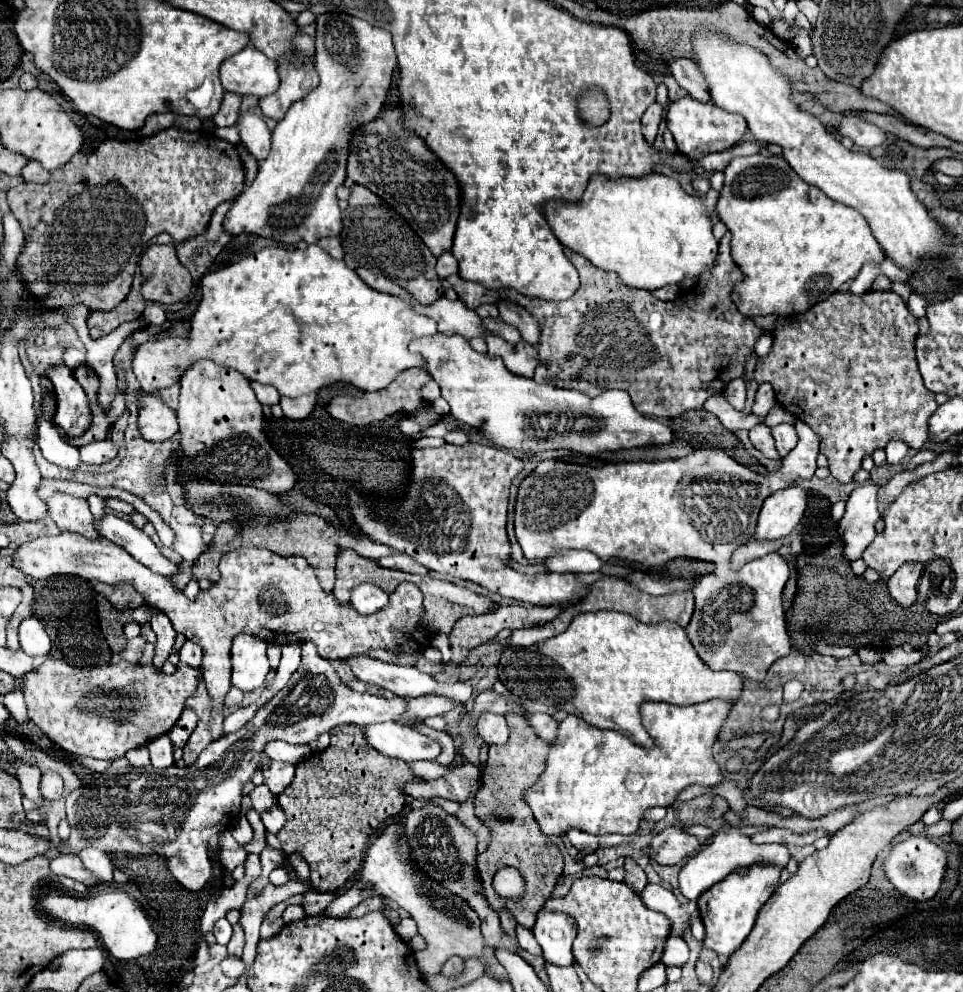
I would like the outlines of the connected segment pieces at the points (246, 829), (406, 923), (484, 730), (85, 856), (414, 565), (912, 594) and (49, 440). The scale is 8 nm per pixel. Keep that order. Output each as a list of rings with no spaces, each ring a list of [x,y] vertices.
[[[245,816],[237,818],[237,822],[231,828],[231,834],[237,840],[237,844],[241,844],[241,846],[245,846],[245,844],[249,844],[253,840],[253,828],[251,828],[251,824],[249,824],[249,820]]]
[[[403,918],[399,924],[397,924],[397,934],[401,936],[401,938],[407,938],[407,940],[411,940],[415,934],[417,934],[417,924],[415,924],[415,920],[411,920],[411,918]]]
[[[483,712],[477,720],[477,728],[479,728],[479,736],[487,744],[505,744],[509,738],[509,728],[505,718],[493,712]]]
[[[85,848],[77,856],[85,864],[85,868],[91,870],[93,874],[97,874],[103,882],[113,880],[113,864],[111,864],[111,860],[109,860],[109,856],[105,852],[101,852],[97,848]]]
[[[391,554],[391,556],[385,556],[385,558],[379,560],[379,564],[381,564],[383,568],[403,570],[403,572],[411,572],[411,574],[427,574],[427,572],[429,572],[423,564],[415,562],[415,560],[413,560],[411,556],[407,556],[407,554]]]
[[[907,562],[889,578],[887,588],[897,604],[911,606],[917,600],[917,586],[923,570],[925,570],[923,564]]]
[[[39,420],[39,432],[37,432],[37,444],[41,448],[41,454],[45,460],[49,460],[51,464],[63,466],[71,472],[81,468],[81,460],[79,460],[79,450],[75,446],[69,446],[59,432],[55,430],[55,426],[51,422]]]

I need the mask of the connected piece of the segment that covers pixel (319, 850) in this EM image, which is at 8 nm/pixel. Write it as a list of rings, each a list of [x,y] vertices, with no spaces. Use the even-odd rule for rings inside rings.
[[[335,726],[329,748],[299,762],[291,786],[277,796],[277,804],[287,816],[287,824],[277,834],[282,851],[299,852],[307,860],[313,890],[339,890],[361,868],[371,836],[377,834],[387,818],[403,810],[407,798],[403,784],[419,780],[407,762],[375,752],[363,740],[363,726]]]

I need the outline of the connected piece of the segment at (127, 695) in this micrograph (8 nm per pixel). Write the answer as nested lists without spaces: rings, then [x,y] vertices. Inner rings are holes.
[[[49,658],[39,670],[25,676],[23,694],[29,710],[29,718],[63,750],[75,756],[91,756],[101,760],[117,760],[125,756],[127,750],[149,744],[153,738],[169,732],[179,720],[185,700],[195,694],[201,670],[195,670],[187,664],[179,664],[173,676],[157,672],[153,664],[129,664],[121,662],[119,666],[95,666],[95,668],[73,668],[61,660]]]

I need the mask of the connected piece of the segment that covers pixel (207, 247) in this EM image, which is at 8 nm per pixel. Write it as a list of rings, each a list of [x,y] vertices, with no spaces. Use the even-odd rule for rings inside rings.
[[[229,200],[227,204],[217,206],[205,234],[201,234],[197,238],[191,238],[191,240],[177,246],[177,256],[179,256],[181,264],[191,272],[193,286],[199,286],[201,278],[207,274],[207,270],[215,262],[217,254],[225,248],[225,244],[231,238],[223,230],[223,218],[225,218],[227,210],[231,208],[231,204],[233,204],[233,200]]]

